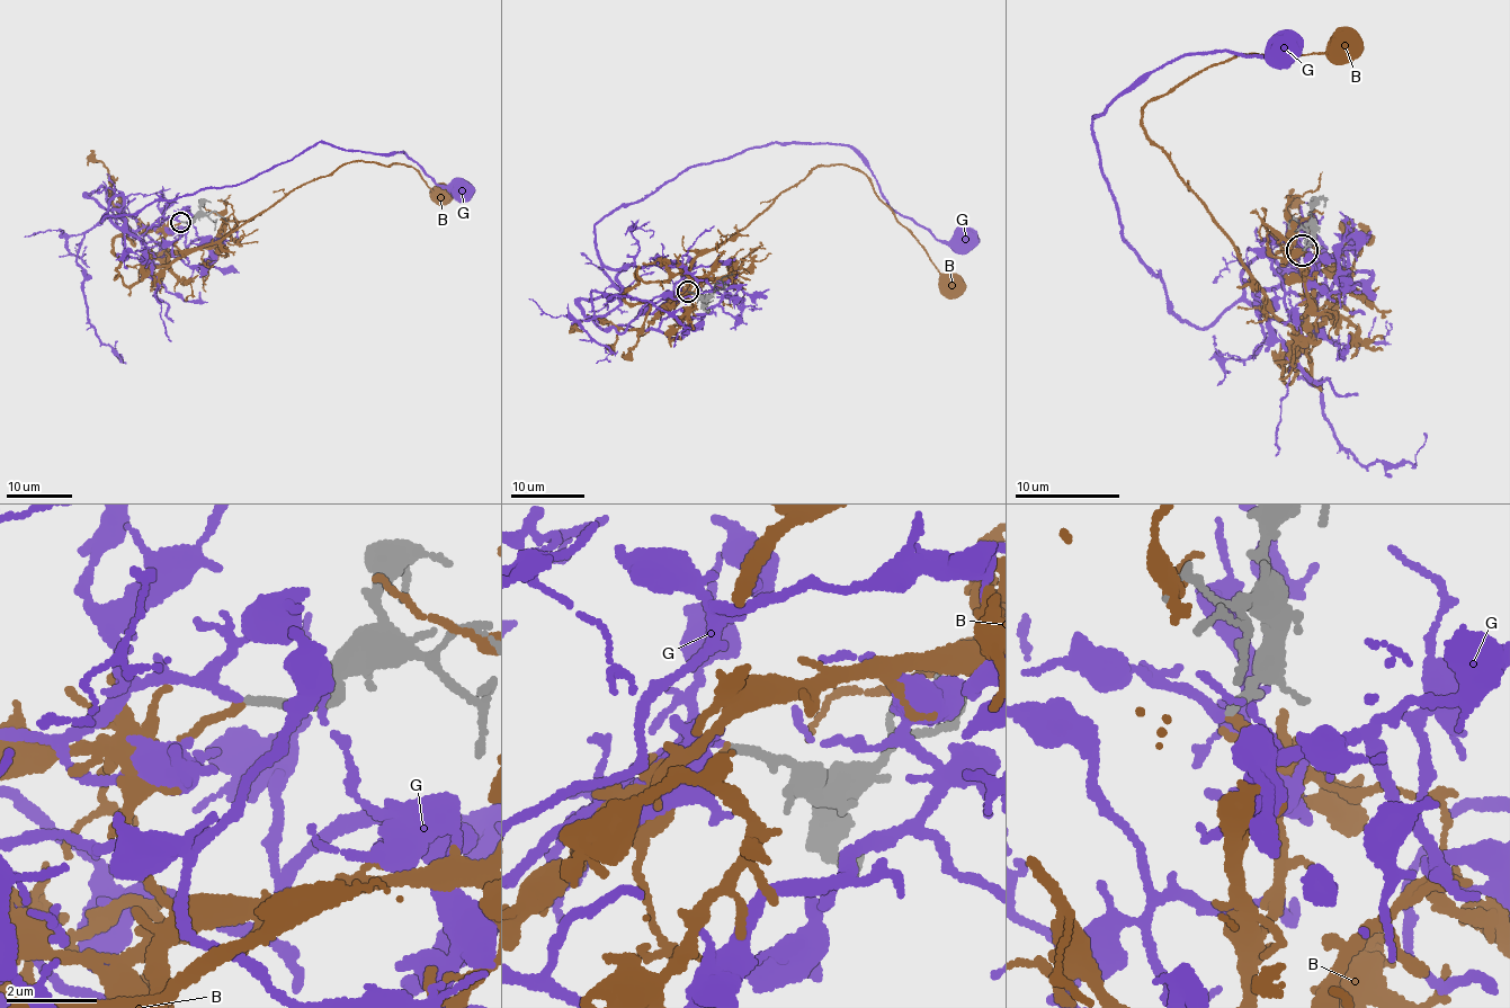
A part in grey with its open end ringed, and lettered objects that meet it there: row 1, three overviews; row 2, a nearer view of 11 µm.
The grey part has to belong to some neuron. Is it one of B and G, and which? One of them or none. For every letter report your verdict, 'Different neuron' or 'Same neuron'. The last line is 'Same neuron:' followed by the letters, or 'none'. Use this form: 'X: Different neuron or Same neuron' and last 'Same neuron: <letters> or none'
B: Different neuron
G: Same neuron
Same neuron: G

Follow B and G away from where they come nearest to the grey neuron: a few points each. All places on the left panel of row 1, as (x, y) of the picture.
B: (181, 222), (167, 231), (169, 265), (342, 166), (412, 167), (443, 193)
G: (181, 222), (118, 228), (87, 195), (124, 202), (103, 221), (137, 213), (321, 142), (403, 152), (471, 197)

